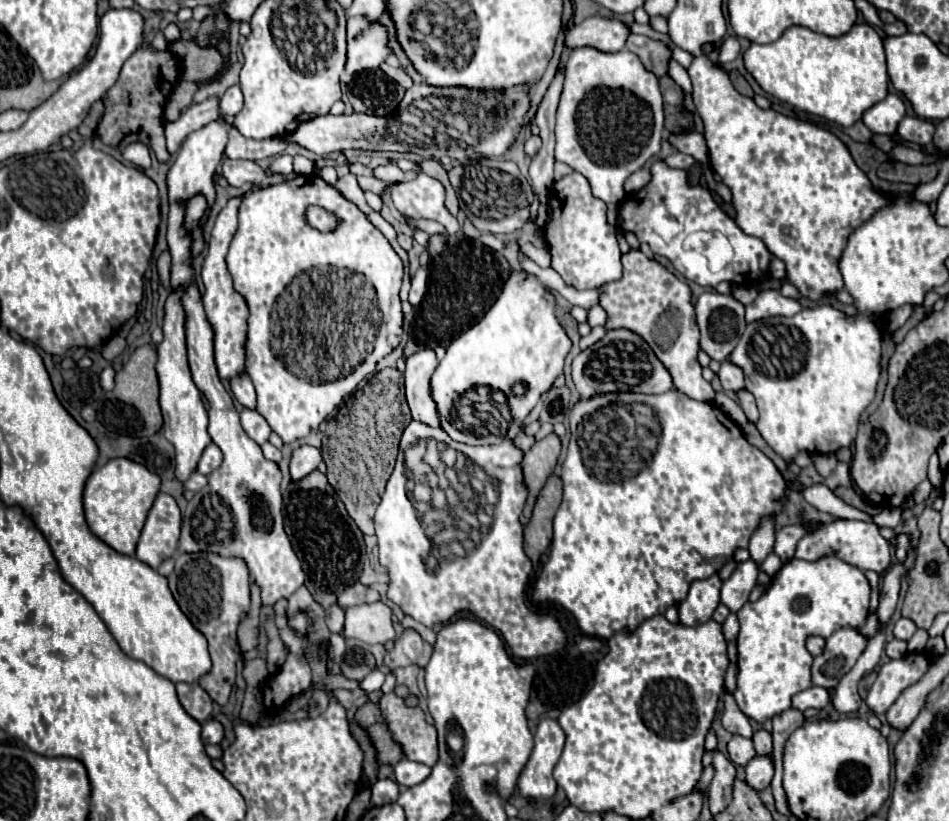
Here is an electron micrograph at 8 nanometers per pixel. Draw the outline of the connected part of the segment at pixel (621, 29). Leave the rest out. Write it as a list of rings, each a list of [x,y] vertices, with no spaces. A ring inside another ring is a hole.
[[[589,17],[579,25],[573,25],[565,33],[567,47],[593,45],[595,49],[613,53],[625,47],[631,29],[619,17]]]

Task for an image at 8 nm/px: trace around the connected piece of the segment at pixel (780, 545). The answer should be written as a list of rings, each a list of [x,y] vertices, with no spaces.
[[[793,523],[793,525],[787,525],[783,529],[777,531],[775,535],[775,547],[773,547],[773,553],[781,557],[781,561],[789,561],[793,555],[795,555],[795,547],[797,547],[797,541],[805,535],[805,527],[801,523]]]

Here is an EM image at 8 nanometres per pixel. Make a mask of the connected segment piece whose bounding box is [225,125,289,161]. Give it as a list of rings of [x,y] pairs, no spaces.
[[[233,125],[229,129],[229,141],[225,147],[225,155],[229,159],[267,159],[273,155],[279,155],[285,147],[289,145],[287,139],[263,139],[263,141],[253,141],[243,137]]]

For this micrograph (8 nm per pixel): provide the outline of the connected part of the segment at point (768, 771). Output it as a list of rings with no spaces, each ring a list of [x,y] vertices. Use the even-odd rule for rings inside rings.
[[[757,755],[749,765],[745,767],[747,773],[747,785],[753,787],[755,791],[763,791],[771,785],[773,779],[773,761],[771,757],[761,757]]]

